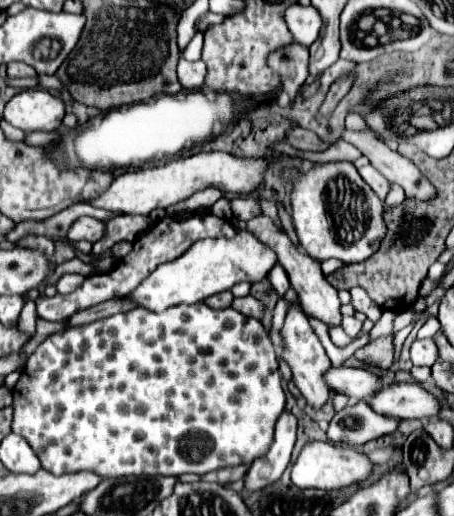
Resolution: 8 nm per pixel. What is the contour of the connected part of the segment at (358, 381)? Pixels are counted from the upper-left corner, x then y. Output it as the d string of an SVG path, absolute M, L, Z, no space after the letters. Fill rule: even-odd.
M332 366L324 374L324 382L334 392L346 394L352 400L362 400L362 398L370 396L370 392L376 392L378 388L382 388L378 378L374 374L370 374L368 370L346 368L346 366L340 366L340 368Z

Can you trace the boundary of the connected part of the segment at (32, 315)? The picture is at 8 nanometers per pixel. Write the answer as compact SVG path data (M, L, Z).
M24 296L24 308L22 308L22 314L20 314L20 320L18 320L18 328L24 330L24 332L34 334L34 330L36 330L36 318L38 318L36 304L28 296Z

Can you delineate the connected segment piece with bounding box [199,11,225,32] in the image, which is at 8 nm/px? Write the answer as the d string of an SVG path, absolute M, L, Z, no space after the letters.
M207 11L200 18L200 25L199 25L200 31L205 32L208 27L222 23L224 18L225 17L220 14L214 14L211 13L210 11Z

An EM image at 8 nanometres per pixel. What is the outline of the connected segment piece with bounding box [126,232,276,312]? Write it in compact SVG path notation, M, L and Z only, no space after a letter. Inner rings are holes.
M238 232L234 238L204 238L190 246L190 250L186 250L180 258L158 266L126 298L150 312L162 312L176 304L196 304L212 294L230 290L242 280L258 282L270 272L274 264L274 252L250 232Z

